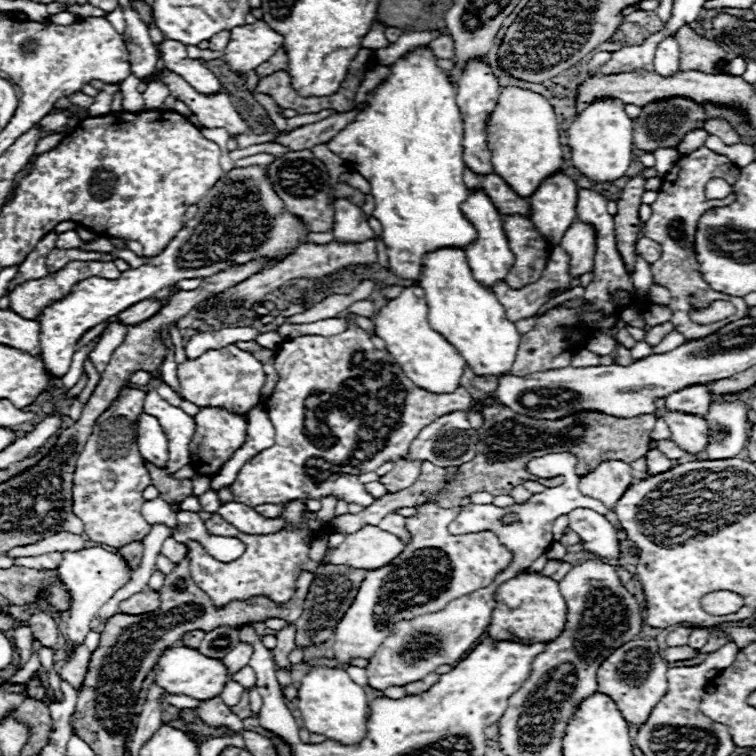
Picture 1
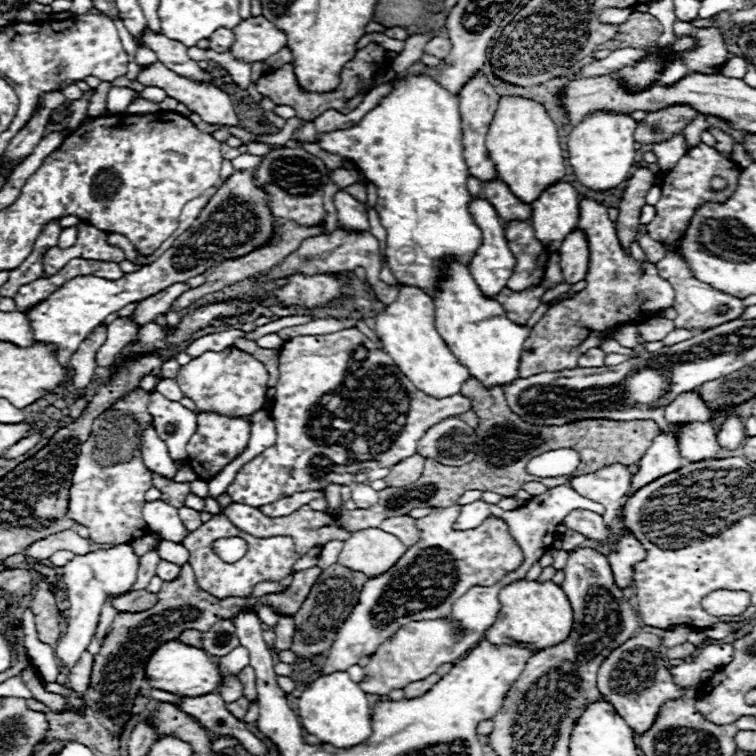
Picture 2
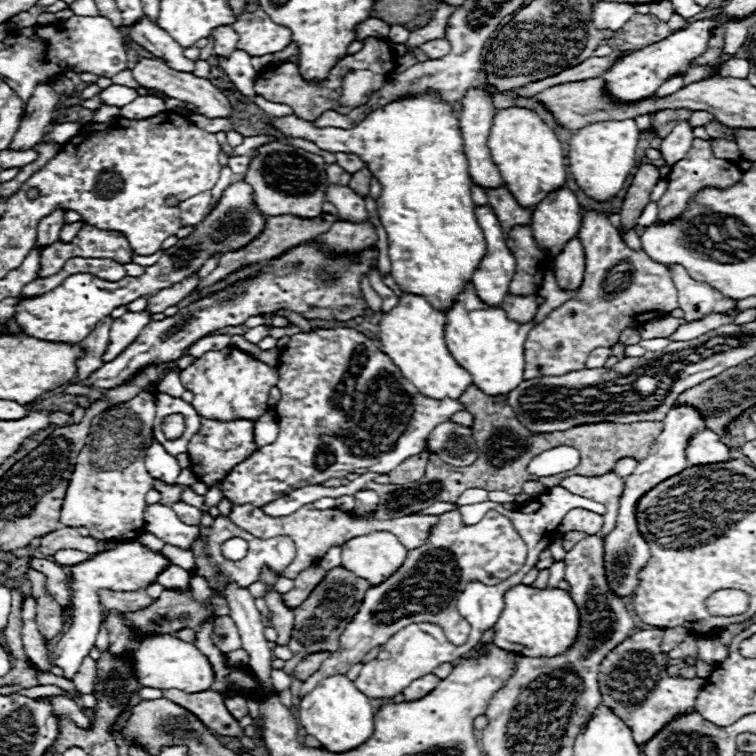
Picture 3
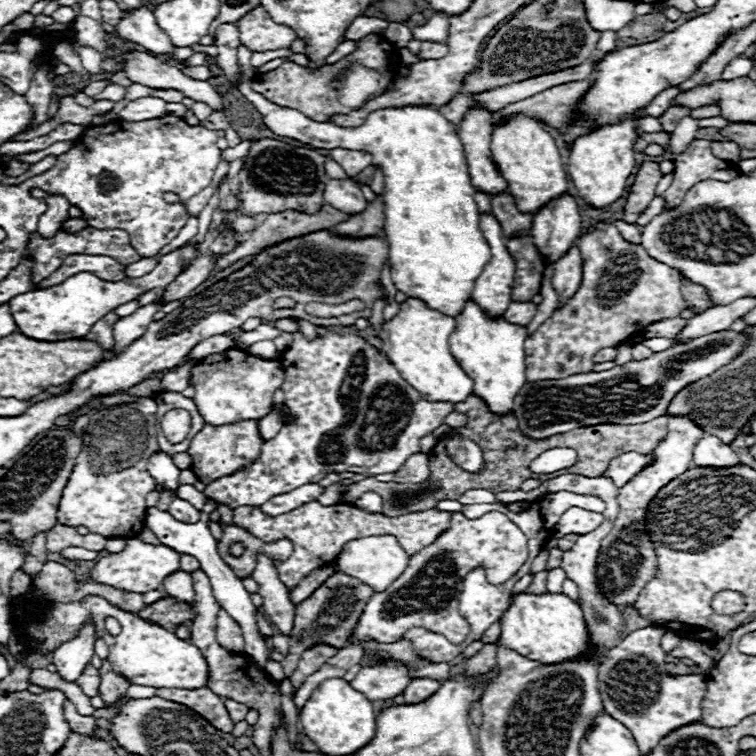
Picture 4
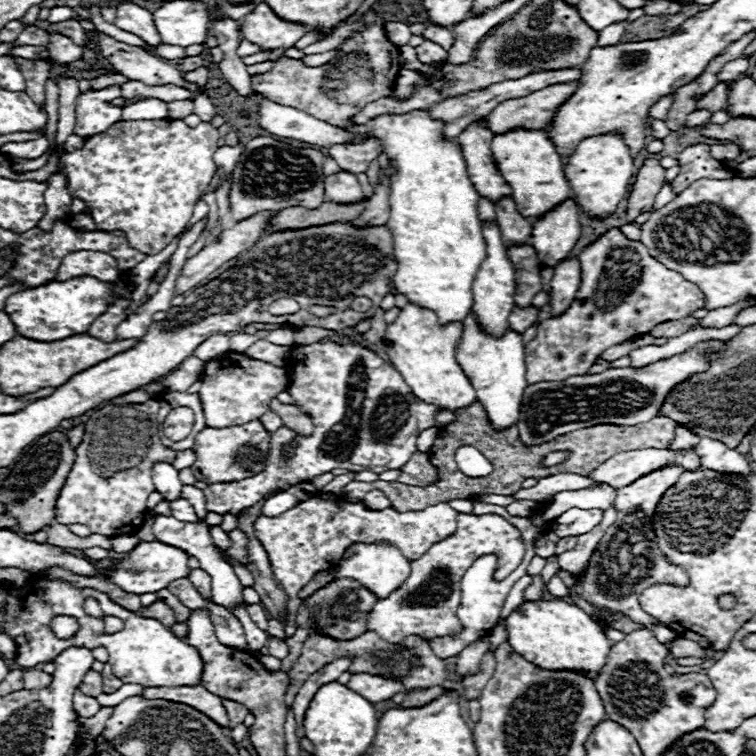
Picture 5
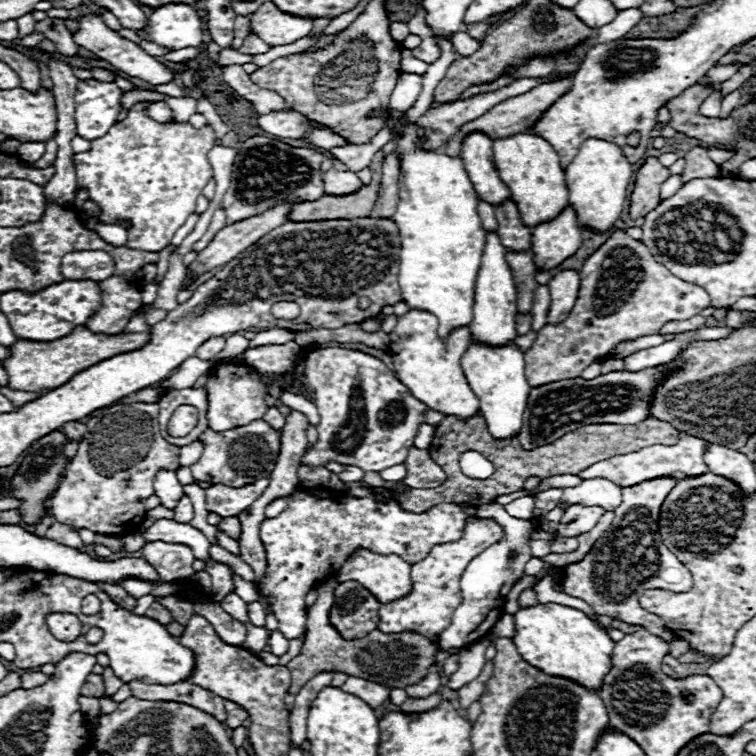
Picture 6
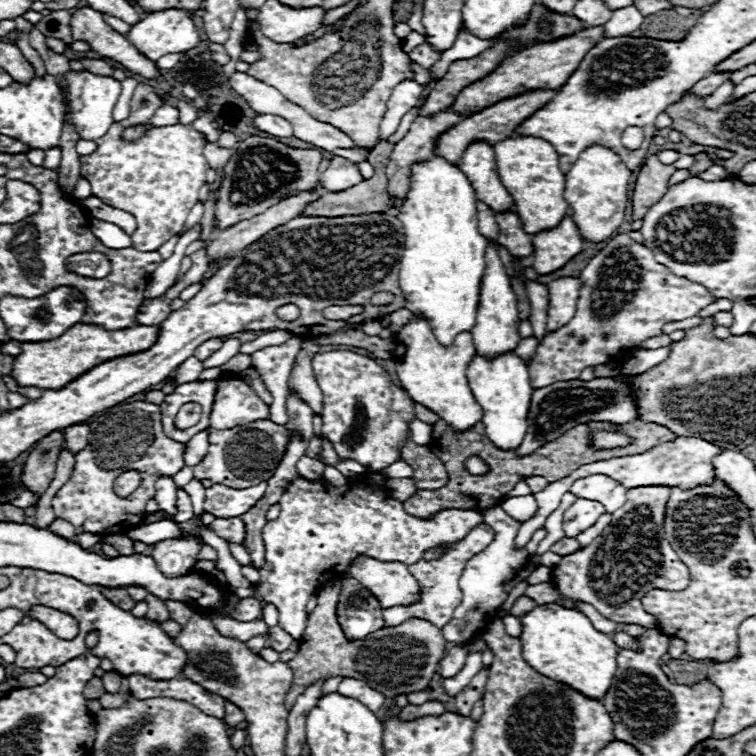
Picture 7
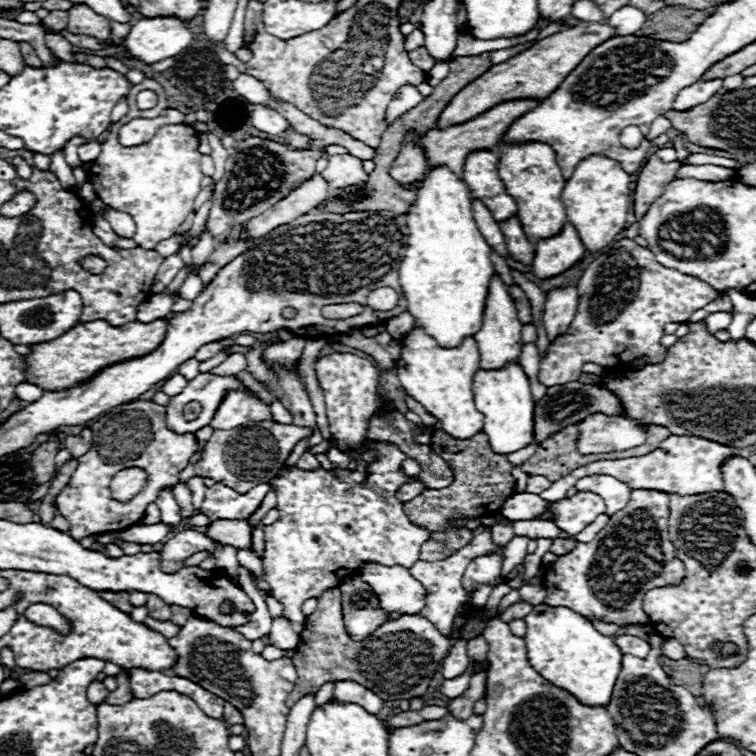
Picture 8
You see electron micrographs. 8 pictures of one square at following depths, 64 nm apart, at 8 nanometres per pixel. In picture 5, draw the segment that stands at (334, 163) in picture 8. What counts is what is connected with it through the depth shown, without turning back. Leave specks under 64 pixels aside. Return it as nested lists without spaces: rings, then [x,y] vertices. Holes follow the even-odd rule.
[[[340,170],[338,174],[330,174],[324,180],[324,188],[326,200],[334,200],[334,202],[356,202],[362,198],[362,186],[356,178],[356,174]]]

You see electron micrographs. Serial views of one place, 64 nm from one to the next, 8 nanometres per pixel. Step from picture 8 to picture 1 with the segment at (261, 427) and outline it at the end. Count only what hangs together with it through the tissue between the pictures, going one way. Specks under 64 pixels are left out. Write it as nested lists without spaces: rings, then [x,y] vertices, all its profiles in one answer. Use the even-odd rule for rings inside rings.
[[[200,408],[196,414],[196,434],[192,438],[192,468],[200,476],[214,476],[230,458],[232,454],[244,444],[246,438],[246,420],[244,416],[230,414],[222,408]]]

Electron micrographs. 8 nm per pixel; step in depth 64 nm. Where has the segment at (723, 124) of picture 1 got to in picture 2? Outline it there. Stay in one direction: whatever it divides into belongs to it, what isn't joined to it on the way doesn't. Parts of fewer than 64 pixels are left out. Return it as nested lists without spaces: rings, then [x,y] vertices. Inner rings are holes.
[[[712,130],[712,134],[714,134],[714,138],[716,138],[716,150],[720,152],[720,154],[724,154],[724,156],[732,156],[732,148],[734,148],[734,140],[728,136],[728,134],[724,134],[724,132],[720,132],[720,130]]]

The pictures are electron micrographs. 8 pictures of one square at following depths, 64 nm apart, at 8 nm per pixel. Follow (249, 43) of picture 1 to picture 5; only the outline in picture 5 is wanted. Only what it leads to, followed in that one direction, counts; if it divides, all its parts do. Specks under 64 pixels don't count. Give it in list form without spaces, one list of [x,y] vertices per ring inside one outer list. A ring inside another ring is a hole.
[[[260,4],[260,8],[244,16],[240,32],[242,38],[260,44],[262,48],[274,50],[282,46],[294,46],[308,32],[308,26],[280,20],[280,16],[276,16],[272,8],[268,8],[268,4]]]

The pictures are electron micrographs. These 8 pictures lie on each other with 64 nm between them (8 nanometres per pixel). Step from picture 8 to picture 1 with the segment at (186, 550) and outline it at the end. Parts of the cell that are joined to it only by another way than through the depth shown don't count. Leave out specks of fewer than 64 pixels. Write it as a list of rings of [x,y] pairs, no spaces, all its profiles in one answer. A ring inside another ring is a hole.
[[[94,546],[94,548],[84,548],[78,552],[64,552],[64,560],[58,566],[58,576],[66,584],[70,596],[72,596],[70,618],[68,618],[68,634],[66,634],[68,642],[64,646],[66,656],[72,658],[74,648],[78,644],[84,644],[86,634],[92,630],[90,622],[96,618],[100,606],[108,598],[112,598],[114,592],[120,590],[130,580],[130,566],[118,552],[110,552],[102,546]]]

